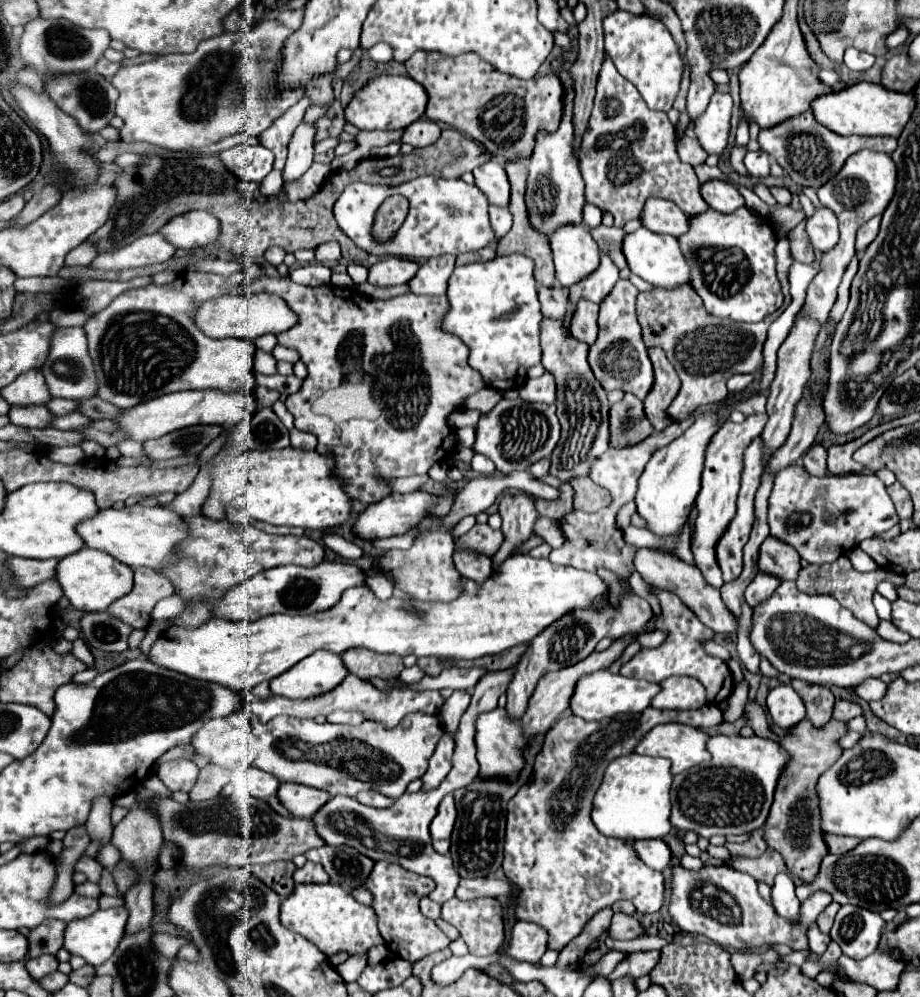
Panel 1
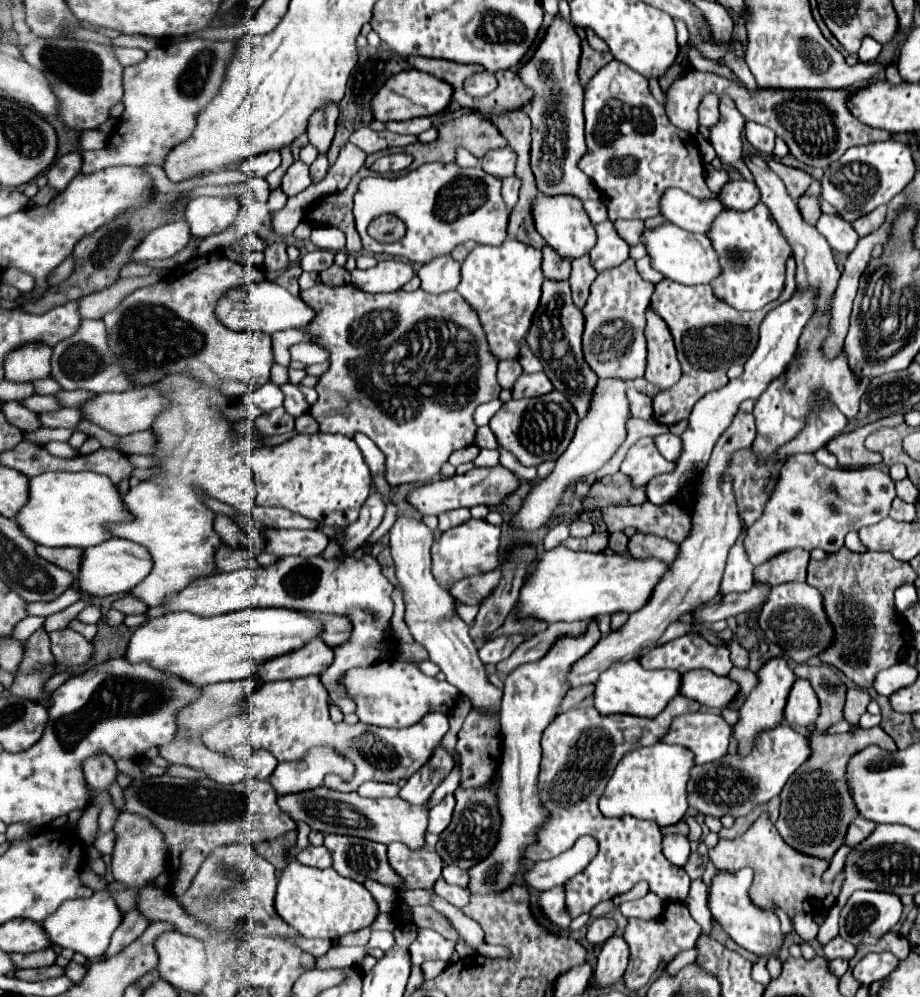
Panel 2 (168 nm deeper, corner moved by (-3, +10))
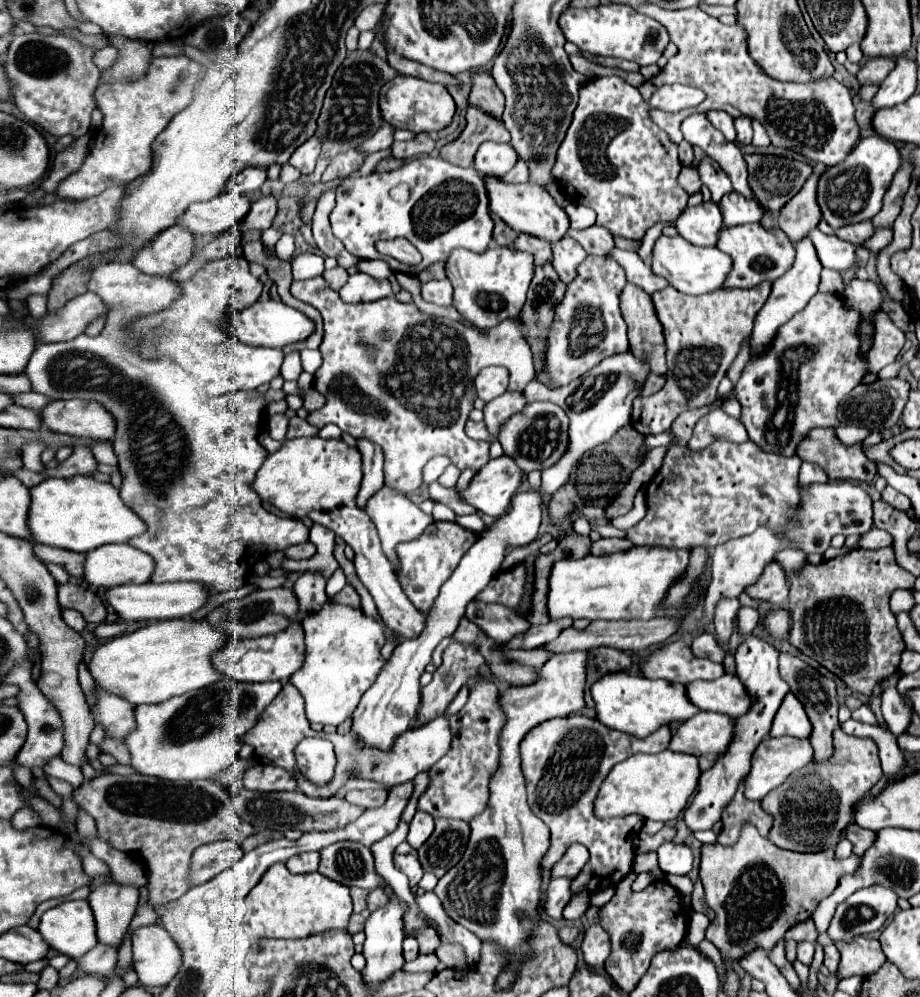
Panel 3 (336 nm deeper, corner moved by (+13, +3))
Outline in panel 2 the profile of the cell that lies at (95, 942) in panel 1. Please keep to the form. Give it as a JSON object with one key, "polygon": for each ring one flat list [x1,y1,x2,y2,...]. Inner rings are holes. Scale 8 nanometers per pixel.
{"polygon":[[98,891,90,899,74,899,74,901,62,903,62,907,54,915,50,915,42,923,42,927,44,927,50,943,68,947,76,953,82,953,88,959,96,959,106,953,106,949,110,945,110,937,116,931,116,927,120,925,120,921,122,921,122,911,116,905,114,897,108,891]]}

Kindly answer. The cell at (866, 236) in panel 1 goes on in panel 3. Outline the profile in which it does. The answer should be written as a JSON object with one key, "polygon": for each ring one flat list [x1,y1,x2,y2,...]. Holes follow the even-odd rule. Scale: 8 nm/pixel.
{"polygon":[[866,220,866,222,860,222,860,224,842,226,842,228,838,228,834,234,836,234,840,240,852,242,852,244,856,244,856,246,862,246,868,238,872,238,872,232,874,232,874,226,872,226,870,220]]}

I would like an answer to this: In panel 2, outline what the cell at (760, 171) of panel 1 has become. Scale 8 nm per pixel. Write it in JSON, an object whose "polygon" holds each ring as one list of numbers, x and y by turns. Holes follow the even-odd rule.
{"polygon":[[748,121,744,133,746,133,748,143,750,143,760,155,766,155,766,157,772,155,772,151,774,151,774,141,776,141,776,135,772,133,772,129,768,129,768,127,764,127,764,125,758,125,758,123,754,123,754,121]]}

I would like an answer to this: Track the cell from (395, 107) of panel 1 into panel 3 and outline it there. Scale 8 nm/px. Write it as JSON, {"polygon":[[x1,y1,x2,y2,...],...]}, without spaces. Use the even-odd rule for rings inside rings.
{"polygon":[[400,74,394,80,390,80,390,84,384,86,380,94,380,110,382,110,382,118,394,128,410,130,414,134,438,132,452,122,452,116,456,112,456,102,442,84,426,82,426,80,412,78,412,76,408,78]]}

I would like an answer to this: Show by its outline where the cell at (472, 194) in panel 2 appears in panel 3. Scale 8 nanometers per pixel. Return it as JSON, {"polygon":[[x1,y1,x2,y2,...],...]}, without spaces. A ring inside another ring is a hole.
{"polygon":[[432,154,418,156,398,170,372,172,360,178,346,178,336,188,336,206,330,212,330,224,332,224,334,236,346,246,348,252,352,252,358,258,386,260,392,272,404,272,404,274,418,274,428,264,446,260,454,248,484,252,492,242,492,228,494,228,492,218,488,214,488,196,486,196,484,180,480,178,480,174,474,168,460,168],[398,236,408,238,422,254,422,262,416,268,400,264,398,260,392,260,392,256,384,256,376,250,374,246,376,240,392,240]]}

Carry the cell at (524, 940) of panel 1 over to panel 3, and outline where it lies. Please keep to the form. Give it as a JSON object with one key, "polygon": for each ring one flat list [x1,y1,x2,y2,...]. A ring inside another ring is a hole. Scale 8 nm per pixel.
{"polygon":[[554,878,548,886,546,892,546,904,544,904,544,912,554,918,560,920,562,918,562,910,564,906,570,902,572,892,570,892,570,882,572,878]]}

